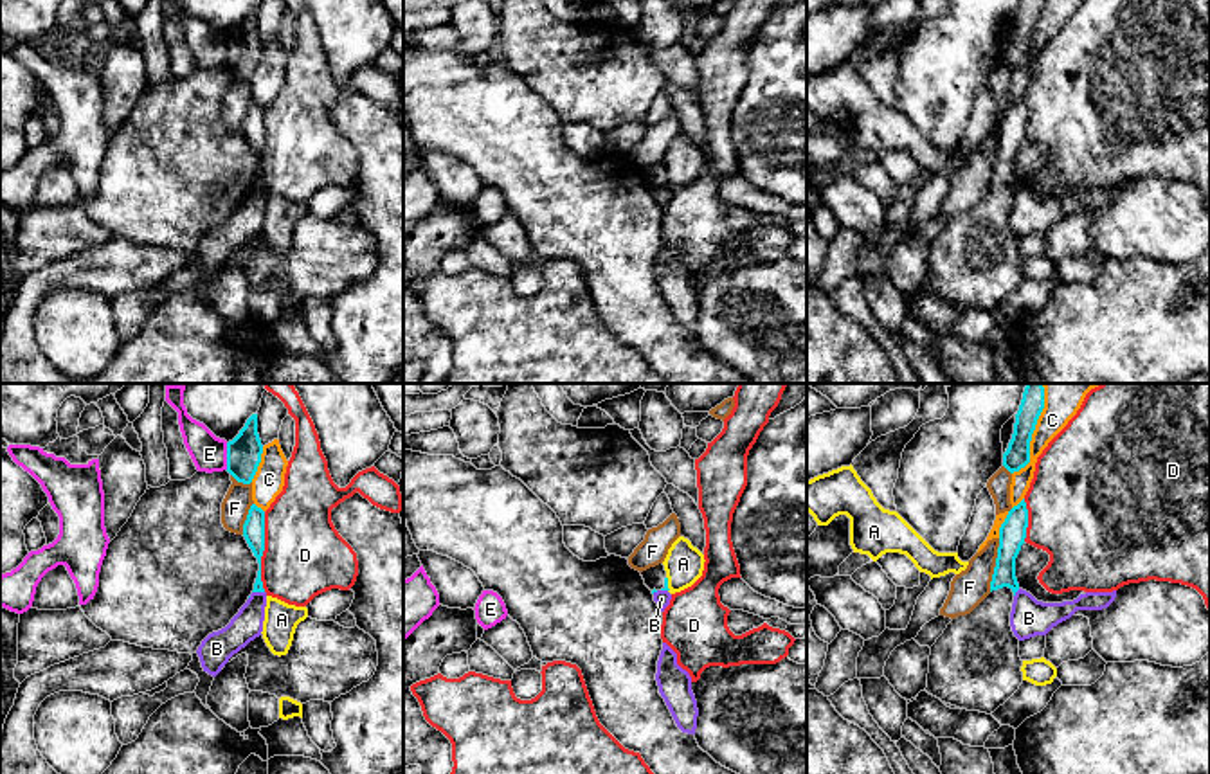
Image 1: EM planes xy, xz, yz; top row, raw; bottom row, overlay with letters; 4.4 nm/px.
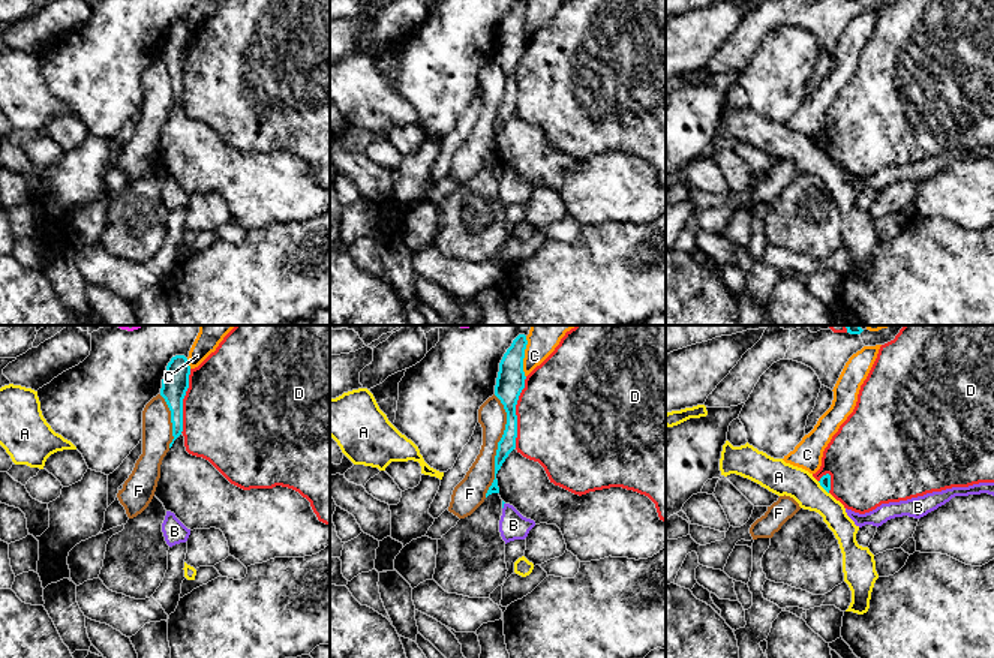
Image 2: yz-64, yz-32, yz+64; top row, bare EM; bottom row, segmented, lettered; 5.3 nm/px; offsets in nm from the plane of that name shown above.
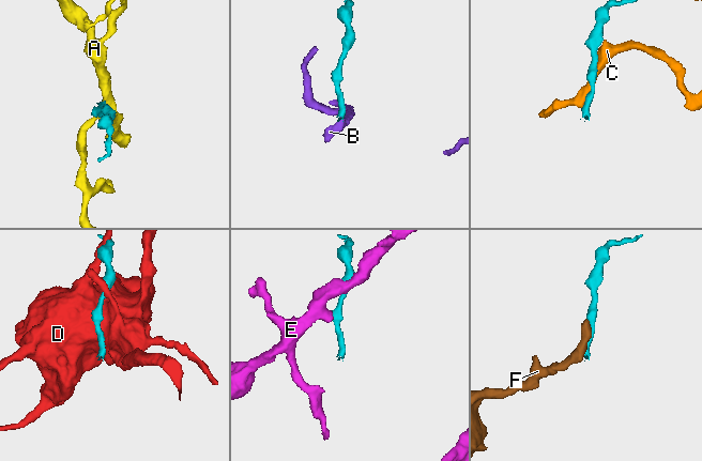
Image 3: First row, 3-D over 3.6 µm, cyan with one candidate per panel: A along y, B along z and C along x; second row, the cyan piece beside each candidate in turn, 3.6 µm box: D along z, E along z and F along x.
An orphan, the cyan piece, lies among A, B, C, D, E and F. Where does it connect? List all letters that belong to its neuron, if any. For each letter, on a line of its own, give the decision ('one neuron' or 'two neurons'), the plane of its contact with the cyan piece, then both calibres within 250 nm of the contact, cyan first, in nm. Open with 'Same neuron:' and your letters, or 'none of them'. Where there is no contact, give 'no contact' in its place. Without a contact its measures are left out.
Same neuron: none of them
A: two neurons; meets cyan in xz; 20 nm thick on the cyan side, 170 nm on the other
B: two neurons; meets cyan in xy; 90 nm thick on the cyan side, 140 nm on the other
C: two neurons; meets cyan in yz; 110 nm thick on the cyan side, 200 nm on the other
D: two neurons; meets cyan in xy; 100 nm thick on the cyan side, 360 nm on the other
E: two neurons; meets cyan in xy; 160 nm thick on the cyan side, 160 nm on the other
F: two neurons; meets cyan in yz; 120 nm thick on the cyan side, 160 nm on the other

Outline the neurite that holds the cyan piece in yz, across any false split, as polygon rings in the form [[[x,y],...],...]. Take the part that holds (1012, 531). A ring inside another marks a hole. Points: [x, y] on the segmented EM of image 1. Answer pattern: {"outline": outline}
{"outline": [[[1023,499],[999,527],[990,594],[971,614],[954,617],[931,646],[926,691],[945,704],[990,715],[1023,684],[1010,612],[1019,590],[1016,558],[1026,527]]]}

